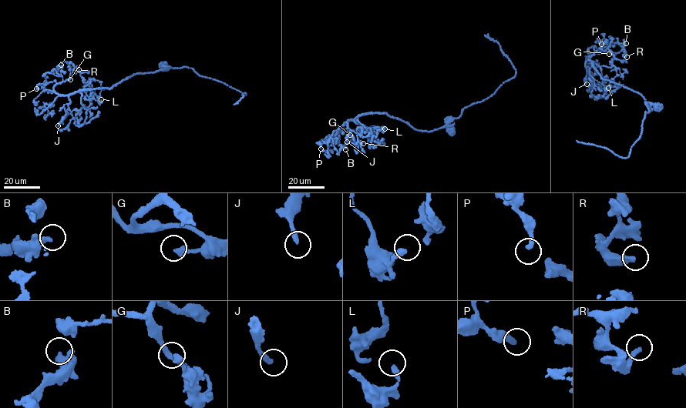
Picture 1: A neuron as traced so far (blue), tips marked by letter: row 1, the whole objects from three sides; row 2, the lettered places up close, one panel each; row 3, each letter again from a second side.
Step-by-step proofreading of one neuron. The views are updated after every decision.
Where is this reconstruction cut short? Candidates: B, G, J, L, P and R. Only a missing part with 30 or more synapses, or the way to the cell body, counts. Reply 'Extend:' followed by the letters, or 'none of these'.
Extend: J

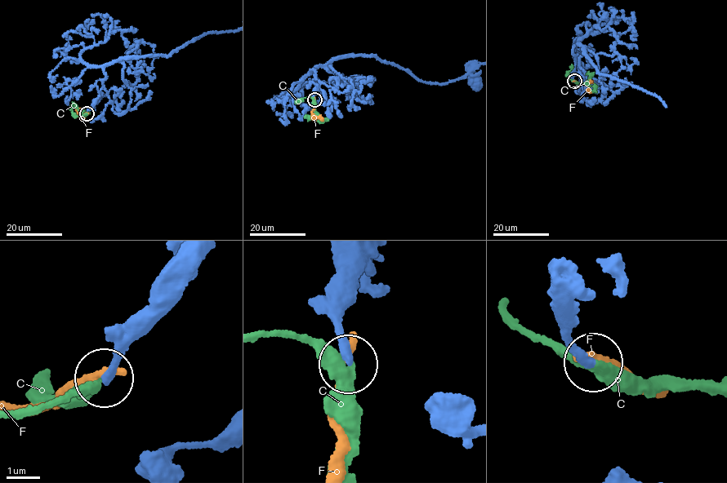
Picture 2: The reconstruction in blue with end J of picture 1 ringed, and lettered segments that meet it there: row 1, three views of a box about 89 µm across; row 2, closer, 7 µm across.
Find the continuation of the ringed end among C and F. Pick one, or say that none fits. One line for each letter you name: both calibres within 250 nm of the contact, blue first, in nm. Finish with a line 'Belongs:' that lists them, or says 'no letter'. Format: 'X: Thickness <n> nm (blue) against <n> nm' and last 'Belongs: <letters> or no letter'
C: Thickness 280 nm (blue) against 320 nm
Belongs: C

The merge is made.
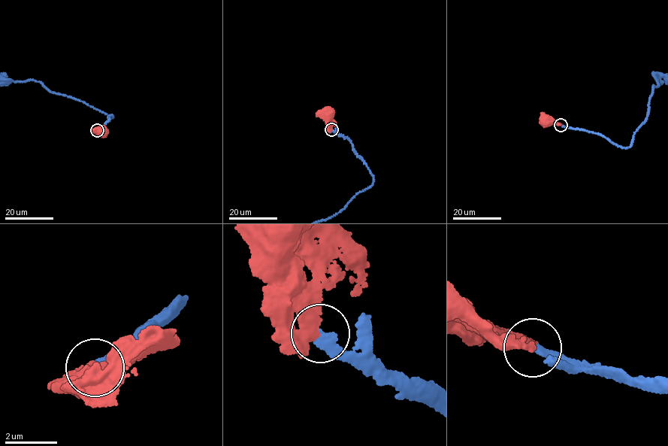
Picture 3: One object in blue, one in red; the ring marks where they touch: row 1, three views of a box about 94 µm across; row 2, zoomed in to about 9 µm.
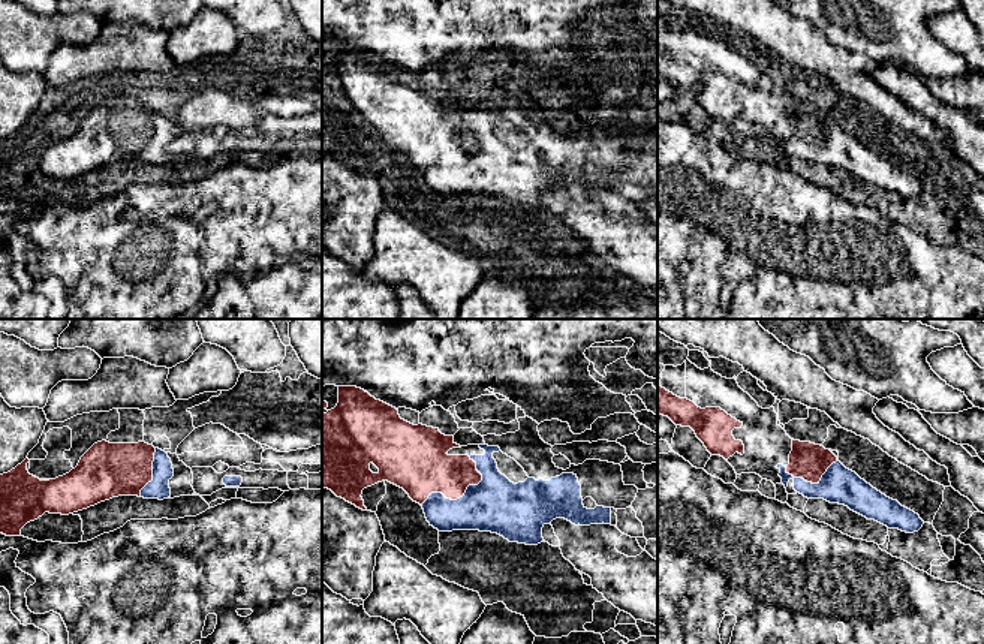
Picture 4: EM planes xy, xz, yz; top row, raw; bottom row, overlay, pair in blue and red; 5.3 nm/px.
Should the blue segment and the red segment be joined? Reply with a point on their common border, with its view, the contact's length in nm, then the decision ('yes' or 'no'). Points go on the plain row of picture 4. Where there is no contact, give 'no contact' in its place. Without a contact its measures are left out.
xz (460, 162) | 380 nm | yes

